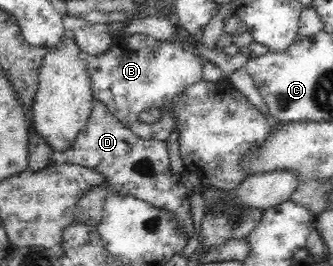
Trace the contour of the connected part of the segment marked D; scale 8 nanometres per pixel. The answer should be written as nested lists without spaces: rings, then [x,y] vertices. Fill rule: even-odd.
[[[93,99],[93,109],[87,123],[77,135],[69,151],[60,153],[59,160],[67,164],[88,166],[100,171],[108,179],[106,194],[132,194],[145,202],[172,211],[180,225],[187,230],[188,238],[193,233],[193,220],[190,213],[190,198],[193,191],[184,189],[180,177],[172,174],[166,141],[153,138],[139,138],[132,129],[119,123],[119,120],[104,104]]]

